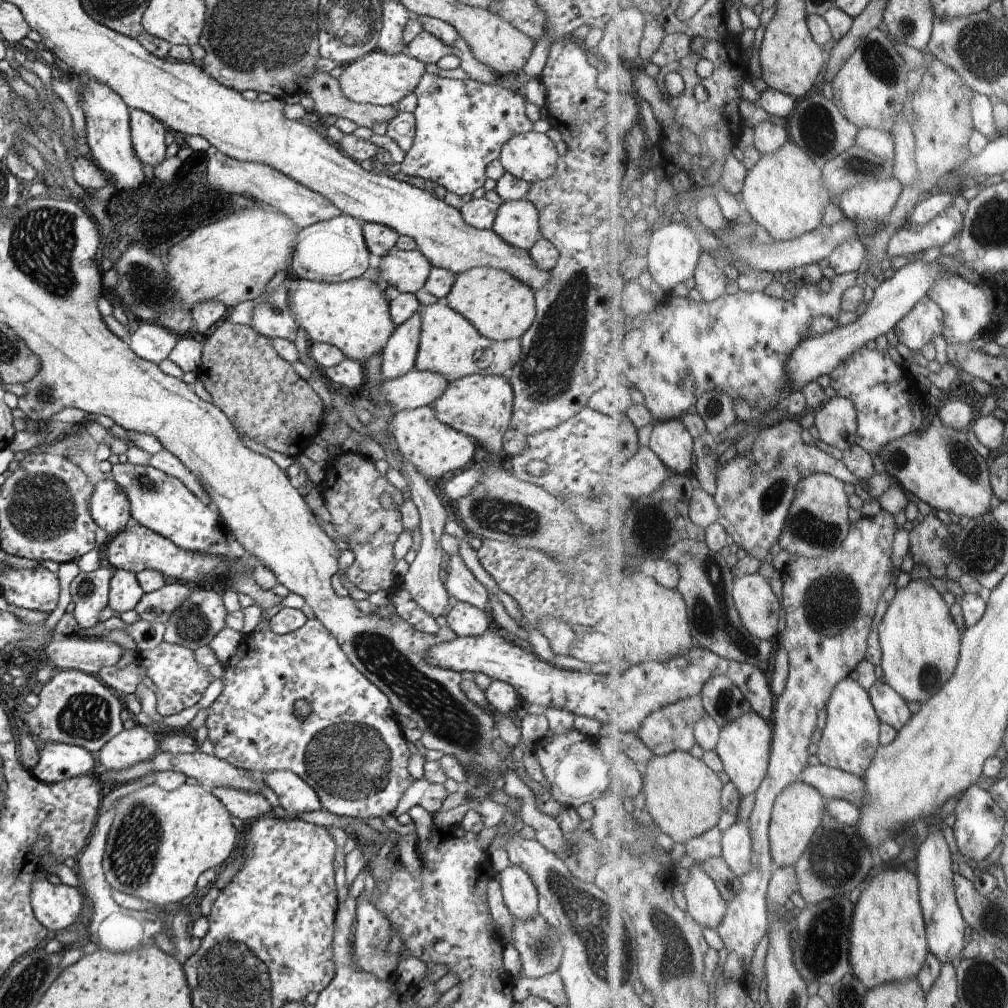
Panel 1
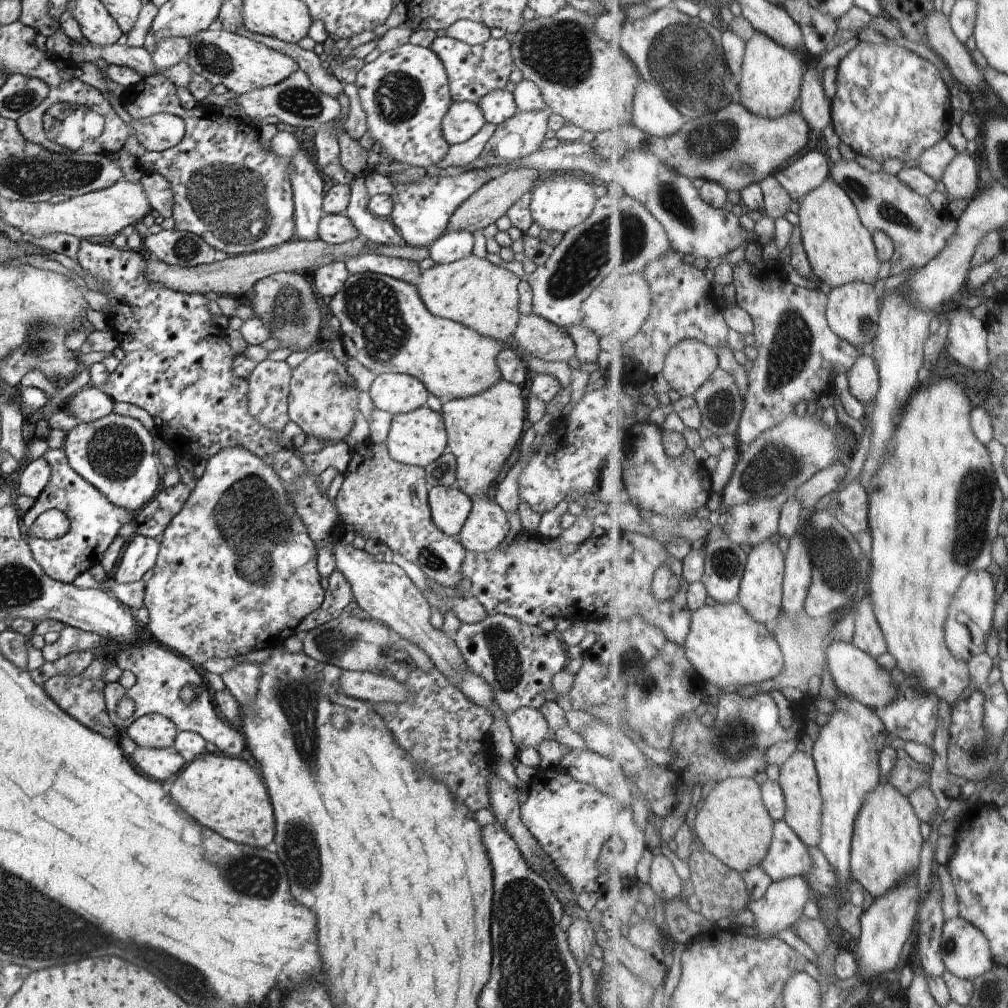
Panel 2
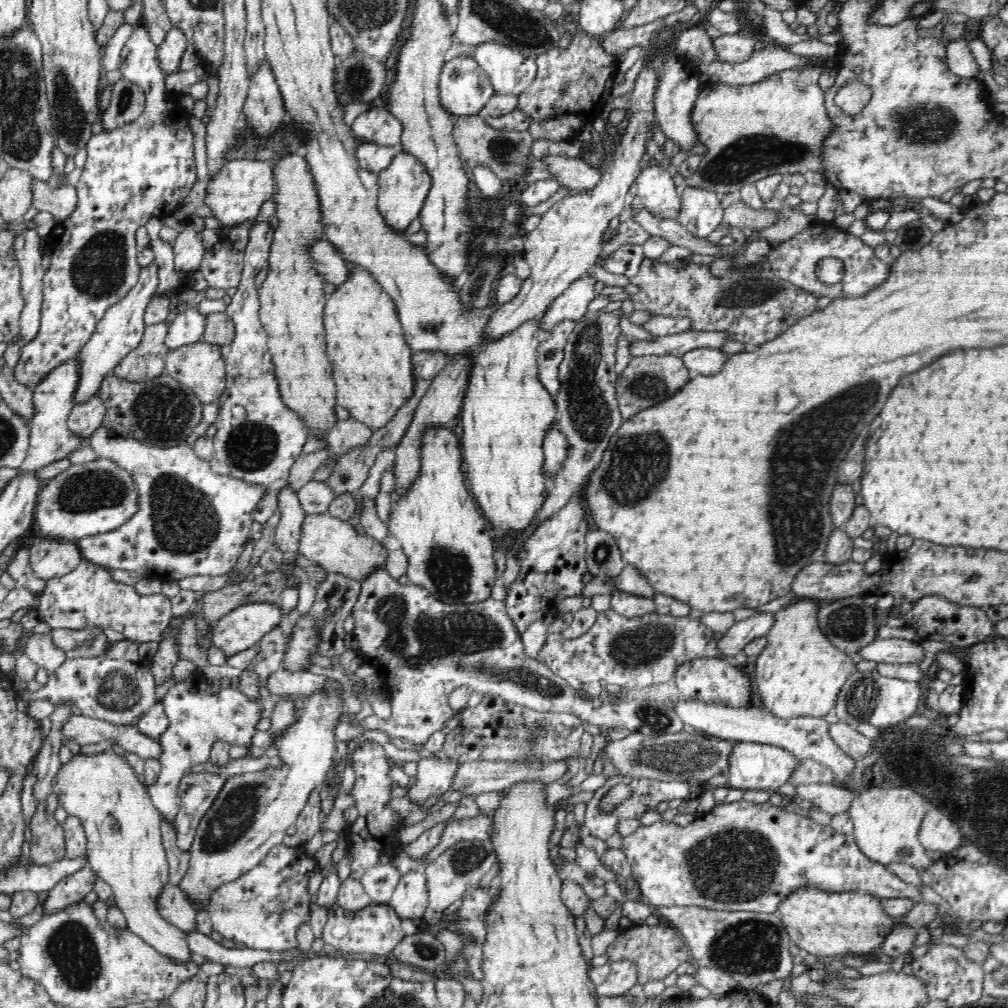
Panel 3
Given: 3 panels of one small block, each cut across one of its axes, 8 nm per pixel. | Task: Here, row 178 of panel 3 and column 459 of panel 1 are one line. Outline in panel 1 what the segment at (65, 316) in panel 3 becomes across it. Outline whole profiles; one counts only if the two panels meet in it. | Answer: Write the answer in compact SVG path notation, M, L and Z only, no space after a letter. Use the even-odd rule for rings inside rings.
M424 73L414 90L417 105L413 110L415 137L404 160L395 169L432 180L459 197L482 188L489 162L499 158L503 144L513 136L534 130L525 113L525 97L518 87L504 88L472 79L443 78Z

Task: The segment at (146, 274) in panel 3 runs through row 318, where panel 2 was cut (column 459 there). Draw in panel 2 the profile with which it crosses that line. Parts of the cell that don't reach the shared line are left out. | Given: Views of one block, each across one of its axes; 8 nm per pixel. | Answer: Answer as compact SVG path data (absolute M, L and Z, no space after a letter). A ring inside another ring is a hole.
M452 100L441 122L444 140L451 146L472 138L482 126L485 118L483 110L475 102Z

